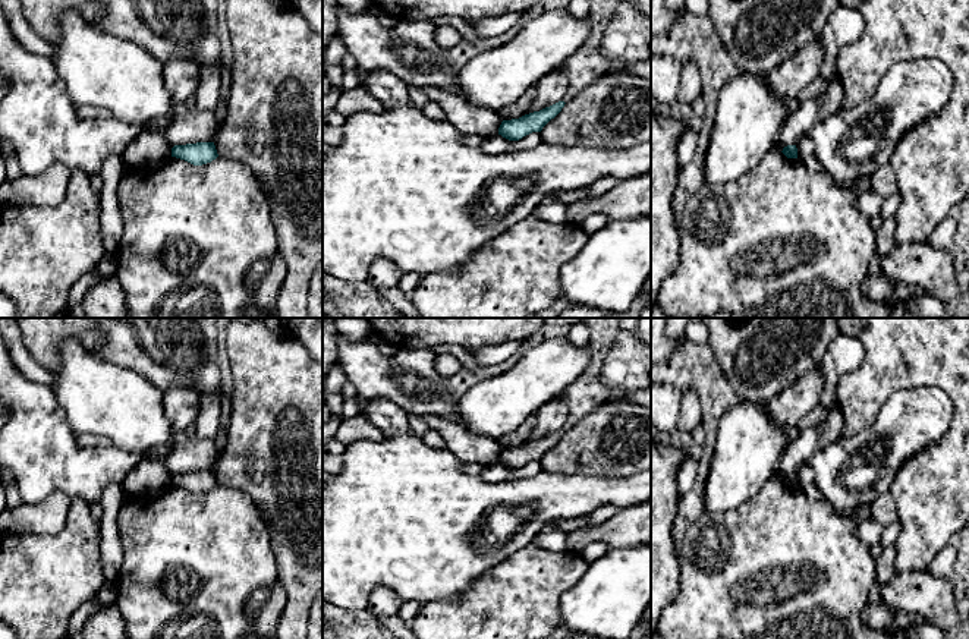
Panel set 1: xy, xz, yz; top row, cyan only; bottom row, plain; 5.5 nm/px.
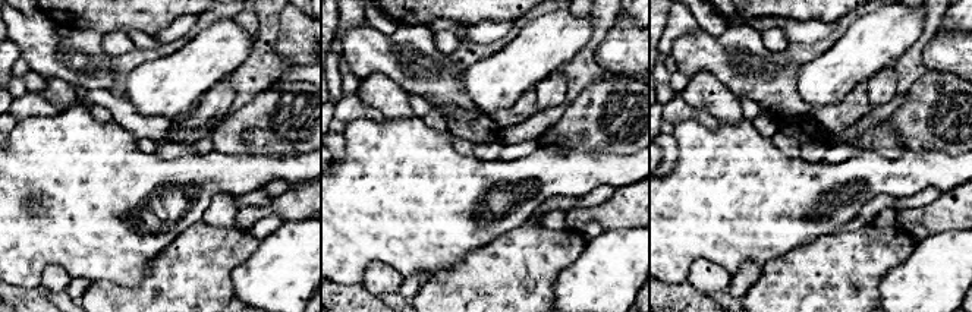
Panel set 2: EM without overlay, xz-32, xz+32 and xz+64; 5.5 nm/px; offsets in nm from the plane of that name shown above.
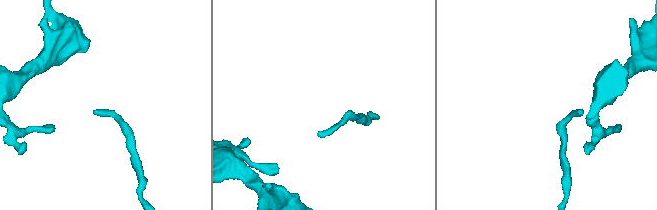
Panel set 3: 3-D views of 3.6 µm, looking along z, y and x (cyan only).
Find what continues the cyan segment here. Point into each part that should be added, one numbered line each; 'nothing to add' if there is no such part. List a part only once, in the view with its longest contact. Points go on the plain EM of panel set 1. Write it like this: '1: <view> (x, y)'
nothing to add

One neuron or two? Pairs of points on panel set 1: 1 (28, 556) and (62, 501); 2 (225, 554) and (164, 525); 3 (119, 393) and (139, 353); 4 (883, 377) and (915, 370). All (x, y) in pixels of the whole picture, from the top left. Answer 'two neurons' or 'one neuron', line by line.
1: two neurons
2: one neuron
3: two neurons
4: one neuron

